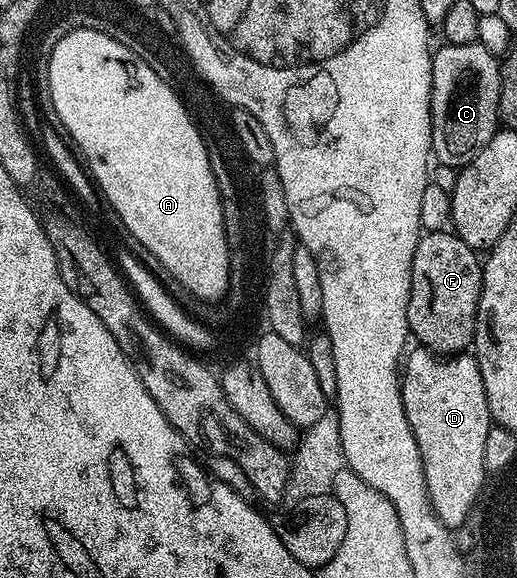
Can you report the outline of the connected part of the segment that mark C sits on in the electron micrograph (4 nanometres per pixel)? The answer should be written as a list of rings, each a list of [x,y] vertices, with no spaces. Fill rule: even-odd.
[[[445,42],[432,51],[431,154],[445,166],[460,168],[475,160],[499,129],[499,84],[501,63],[498,55],[487,52],[481,42],[451,44]]]

